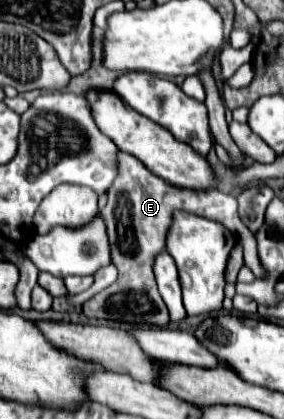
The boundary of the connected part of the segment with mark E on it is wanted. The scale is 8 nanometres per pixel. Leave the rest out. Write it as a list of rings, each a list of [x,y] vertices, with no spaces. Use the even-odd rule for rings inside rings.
[[[120,152],[118,154],[120,174],[108,190],[108,204],[102,210],[102,218],[106,222],[106,232],[110,240],[112,264],[118,268],[118,280],[108,286],[106,290],[92,296],[84,302],[82,312],[86,318],[96,320],[118,320],[128,322],[134,326],[168,326],[168,310],[164,300],[158,294],[156,280],[152,274],[152,262],[156,254],[166,250],[166,234],[172,224],[172,214],[176,210],[183,210],[215,220],[224,224],[228,230],[238,232],[238,238],[244,246],[244,264],[254,272],[254,276],[262,276],[264,270],[258,262],[256,254],[256,238],[254,234],[242,224],[236,212],[236,198],[232,194],[224,194],[220,190],[196,192],[196,190],[178,190],[164,182],[162,178],[154,176],[138,158]]]

